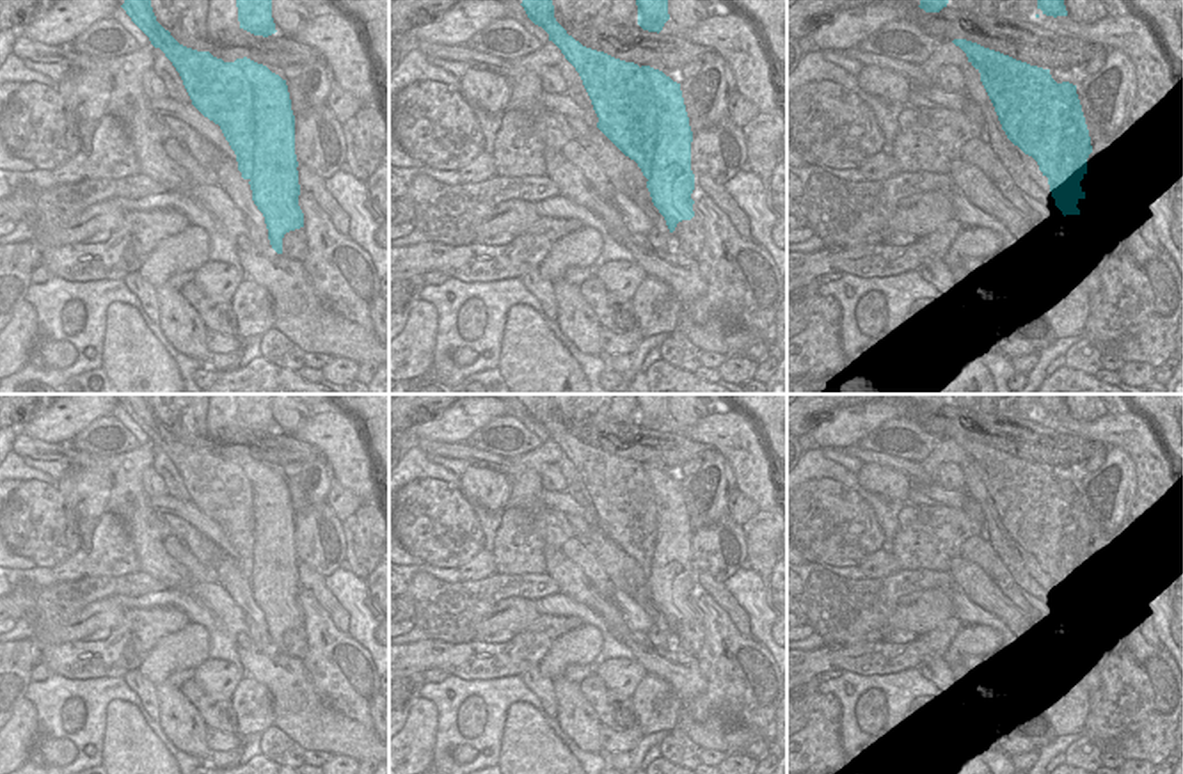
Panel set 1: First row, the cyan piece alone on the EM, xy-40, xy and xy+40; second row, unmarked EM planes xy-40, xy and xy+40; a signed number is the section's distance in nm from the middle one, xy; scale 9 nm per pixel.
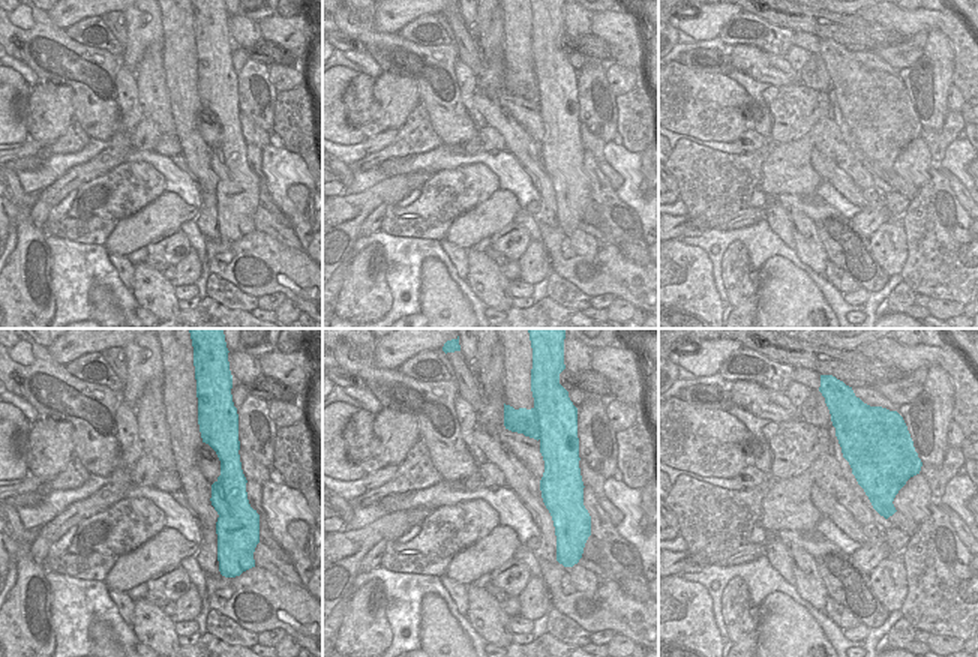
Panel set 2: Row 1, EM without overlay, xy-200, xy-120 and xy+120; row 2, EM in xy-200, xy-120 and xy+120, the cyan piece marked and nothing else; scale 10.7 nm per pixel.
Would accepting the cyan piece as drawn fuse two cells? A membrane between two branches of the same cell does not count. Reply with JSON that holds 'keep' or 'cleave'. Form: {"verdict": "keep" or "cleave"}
{"verdict": "cleave"}

